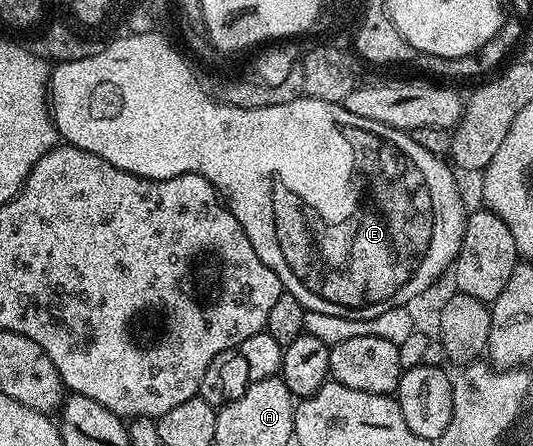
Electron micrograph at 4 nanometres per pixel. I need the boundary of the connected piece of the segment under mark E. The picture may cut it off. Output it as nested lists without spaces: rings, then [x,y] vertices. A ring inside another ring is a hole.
[[[155,37],[119,42],[94,61],[83,58],[64,62],[62,70],[49,81],[50,111],[58,137],[65,140],[68,146],[93,152],[93,156],[102,156],[109,160],[109,164],[142,178],[172,178],[182,174],[196,174],[209,180],[219,197],[225,200],[225,205],[237,224],[241,224],[245,236],[249,236],[253,252],[257,252],[257,256],[270,270],[277,272],[284,291],[292,294],[303,305],[304,311],[325,312],[325,316],[345,316],[345,320],[373,320],[373,316],[381,316],[381,312],[389,312],[389,308],[411,304],[418,294],[425,293],[446,270],[448,273],[452,269],[461,249],[469,210],[468,207],[463,207],[463,198],[455,183],[456,171],[440,155],[421,148],[421,144],[417,144],[417,140],[413,140],[408,131],[377,124],[377,120],[353,116],[353,112],[349,112],[338,102],[295,96],[290,100],[277,100],[272,106],[222,106],[210,98],[211,94],[207,90],[200,92],[195,89],[191,74],[184,69],[185,64]]]

